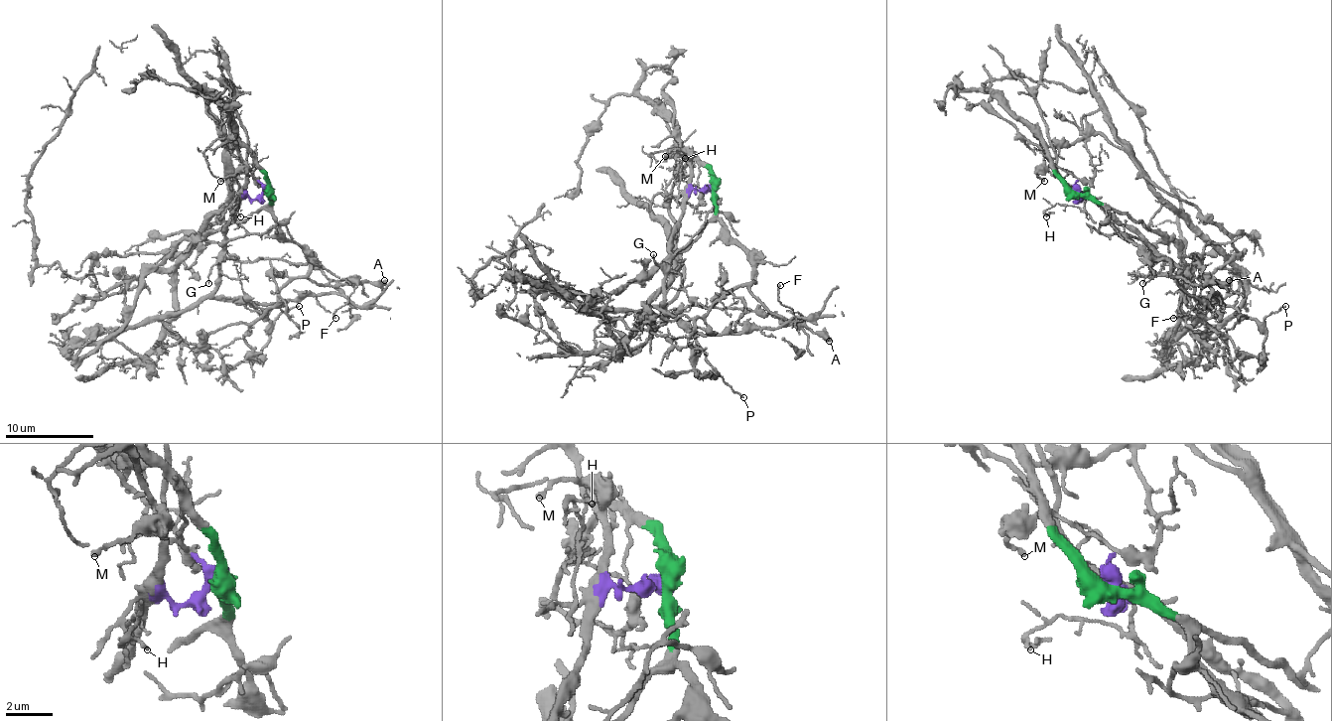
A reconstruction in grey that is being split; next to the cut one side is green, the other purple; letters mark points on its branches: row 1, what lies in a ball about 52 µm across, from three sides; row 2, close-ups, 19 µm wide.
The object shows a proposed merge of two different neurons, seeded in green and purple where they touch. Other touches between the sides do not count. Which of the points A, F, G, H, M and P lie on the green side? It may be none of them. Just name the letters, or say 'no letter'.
A, F

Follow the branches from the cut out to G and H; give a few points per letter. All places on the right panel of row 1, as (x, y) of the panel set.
G: (1075, 191), (1080, 200), (1093, 202), (1129, 225), (1152, 250), (1152, 265), (1141, 283)
H: (1075, 191), (1080, 200), (1082, 197), (1084, 208), (1055, 204), (1047, 211), (1047, 216)

